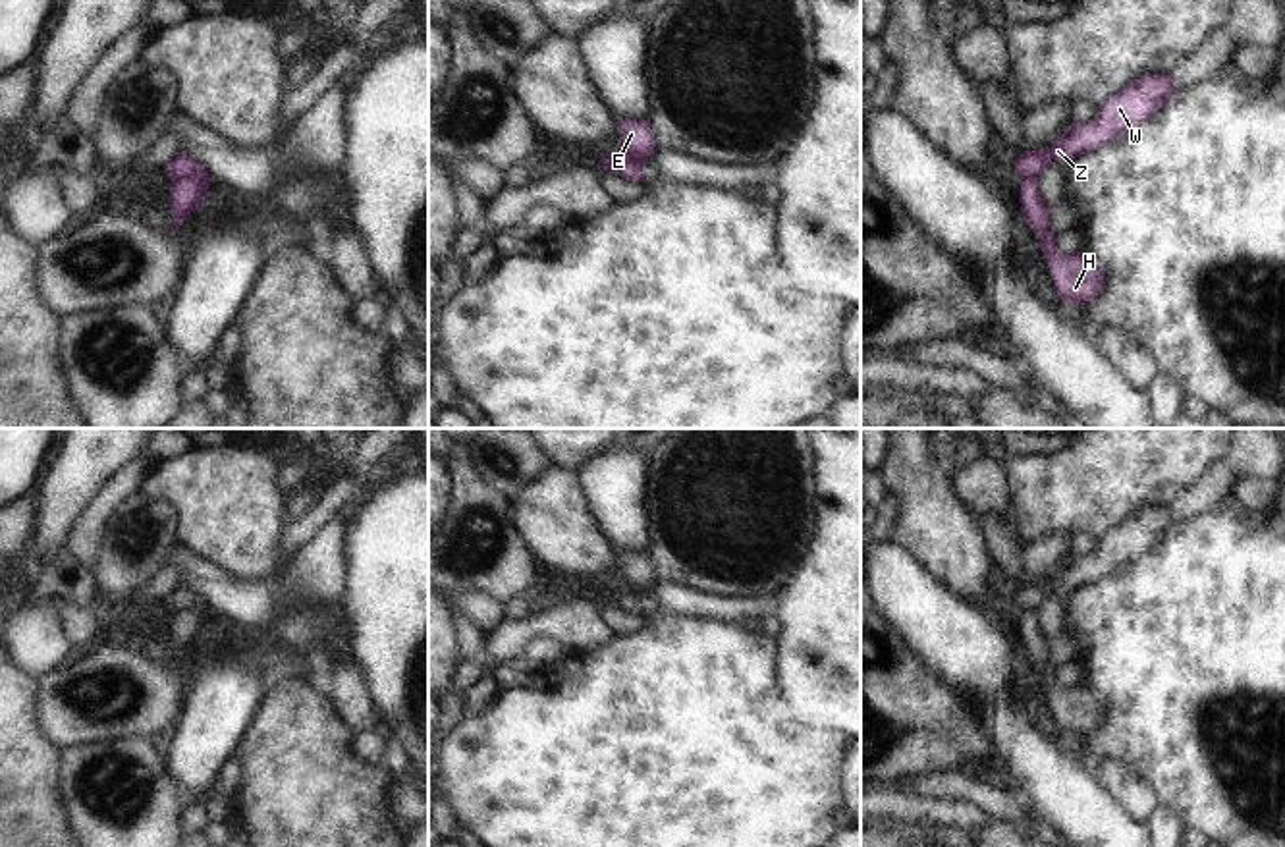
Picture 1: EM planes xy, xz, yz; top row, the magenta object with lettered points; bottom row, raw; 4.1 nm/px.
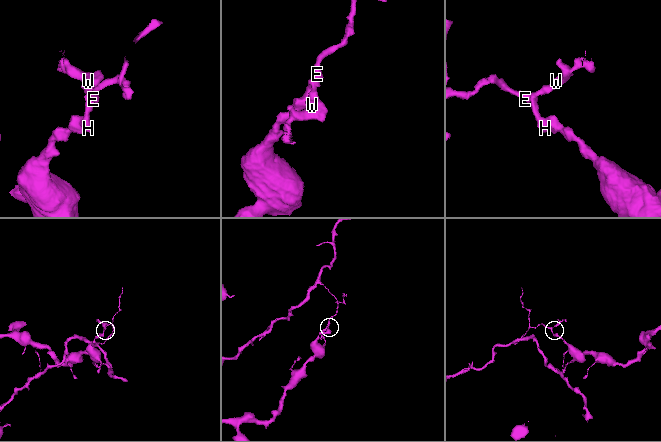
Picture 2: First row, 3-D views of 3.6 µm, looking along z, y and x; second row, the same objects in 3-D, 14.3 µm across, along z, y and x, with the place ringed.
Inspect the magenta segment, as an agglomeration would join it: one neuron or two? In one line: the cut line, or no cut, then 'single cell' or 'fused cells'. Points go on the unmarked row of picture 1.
xz (612, 591), (639, 597) | fused cells

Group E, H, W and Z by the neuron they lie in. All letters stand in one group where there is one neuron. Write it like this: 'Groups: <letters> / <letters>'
Groups: E W Z / H

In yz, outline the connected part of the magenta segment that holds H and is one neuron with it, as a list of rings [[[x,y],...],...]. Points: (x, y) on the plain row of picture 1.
[[[1023,610],[1019,627],[1021,646],[1040,671],[1053,718],[1057,720],[1063,737],[1088,737],[1104,716],[1100,700],[1082,685],[1063,687],[1057,681],[1055,669],[1048,664],[1052,642],[1042,633],[1036,610]]]

